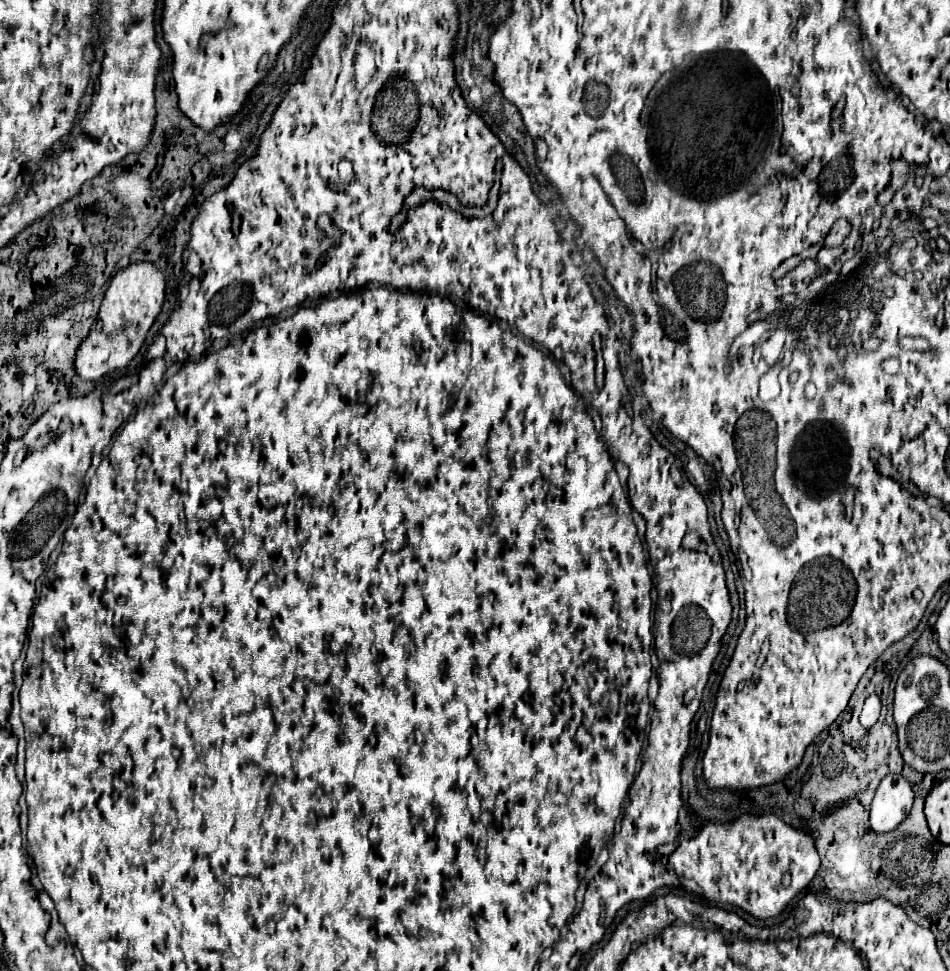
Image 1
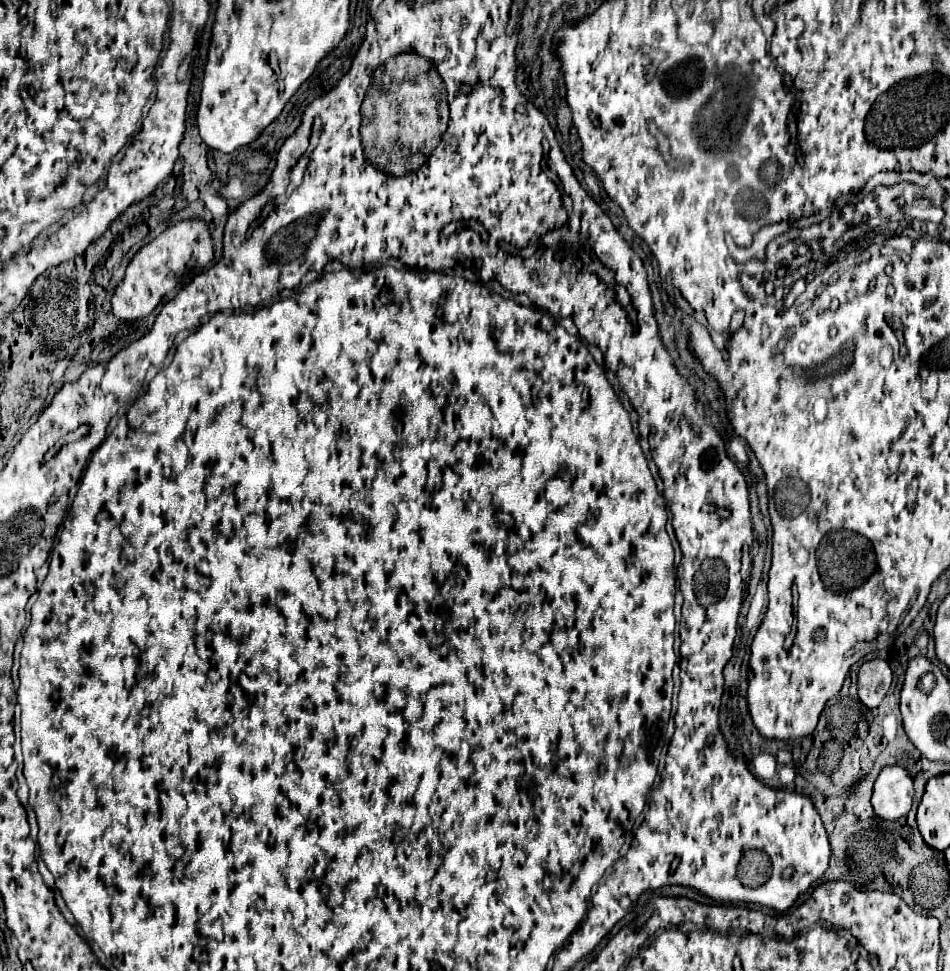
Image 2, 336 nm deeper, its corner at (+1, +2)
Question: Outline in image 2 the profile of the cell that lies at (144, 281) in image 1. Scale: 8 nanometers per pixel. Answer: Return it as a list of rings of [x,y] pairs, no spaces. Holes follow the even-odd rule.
[[[183,220],[167,228],[153,242],[143,246],[135,258],[129,262],[121,284],[115,288],[111,298],[113,316],[121,322],[133,322],[147,318],[161,298],[173,290],[179,282],[179,276],[185,276],[195,266],[203,268],[213,258],[213,244],[207,232],[205,222],[201,220]]]

